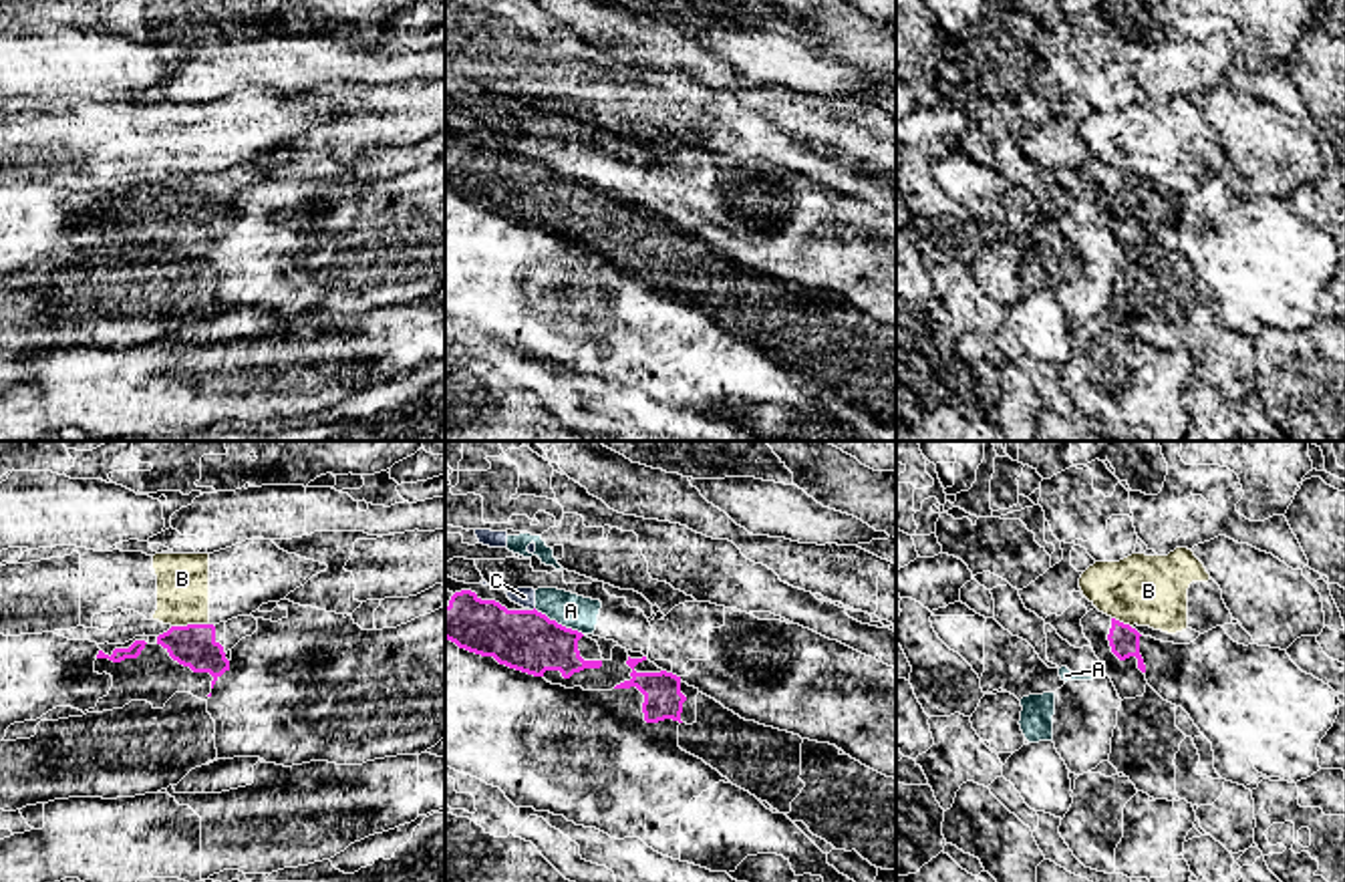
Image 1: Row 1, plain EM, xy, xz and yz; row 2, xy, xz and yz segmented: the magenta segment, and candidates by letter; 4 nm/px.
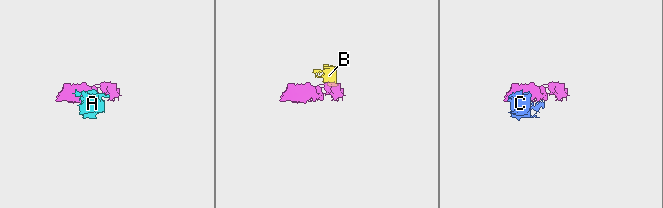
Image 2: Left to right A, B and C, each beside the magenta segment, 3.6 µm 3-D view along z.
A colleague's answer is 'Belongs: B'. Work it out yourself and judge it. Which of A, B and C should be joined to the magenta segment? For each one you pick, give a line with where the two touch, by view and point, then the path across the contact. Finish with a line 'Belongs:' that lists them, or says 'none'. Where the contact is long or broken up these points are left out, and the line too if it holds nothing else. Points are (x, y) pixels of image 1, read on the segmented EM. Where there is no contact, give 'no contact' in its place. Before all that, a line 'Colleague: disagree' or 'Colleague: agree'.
Colleague: disagree
Belongs: none

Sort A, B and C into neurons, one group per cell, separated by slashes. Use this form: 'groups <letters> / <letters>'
groups A C / B

